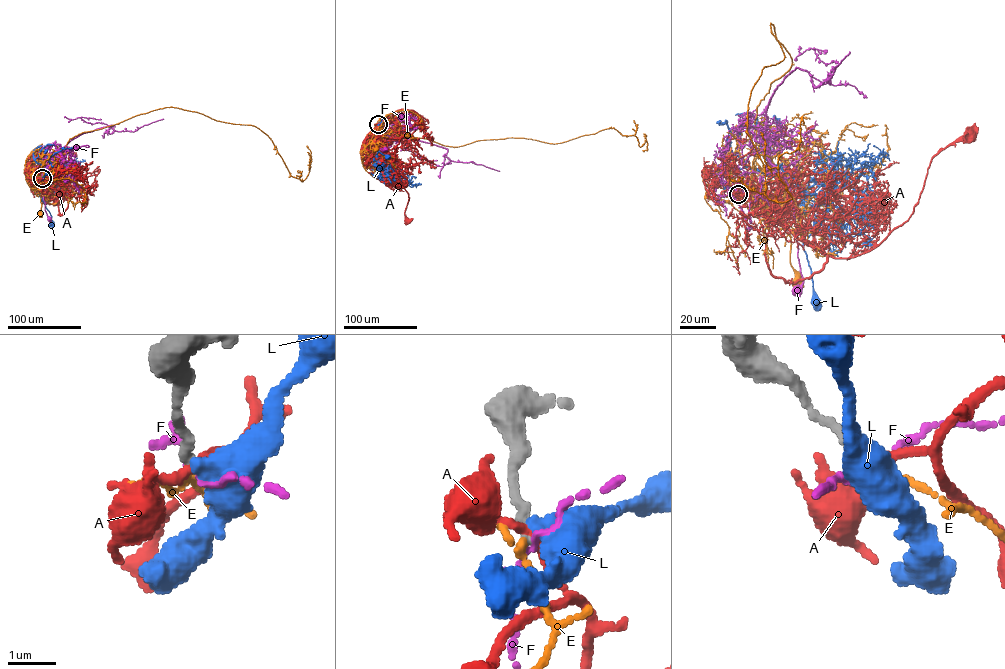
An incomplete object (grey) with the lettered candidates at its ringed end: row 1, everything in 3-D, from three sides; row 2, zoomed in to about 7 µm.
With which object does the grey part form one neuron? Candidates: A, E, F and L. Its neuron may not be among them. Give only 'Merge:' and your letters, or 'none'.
Merge: none

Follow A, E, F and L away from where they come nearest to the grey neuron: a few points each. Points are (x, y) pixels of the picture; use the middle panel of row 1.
A: (378, 124), (372, 134), (379, 136), (408, 194), (404, 215), (409, 220)
E: (378, 124), (375, 149)
F: (378, 124), (380, 128), (384, 124), (393, 125), (387, 136), (387, 145), (379, 149), (385, 149)
L: (378, 124), (383, 125), (382, 135), (392, 141), (385, 142), (384, 162), (377, 157), (379, 151), (388, 156)

